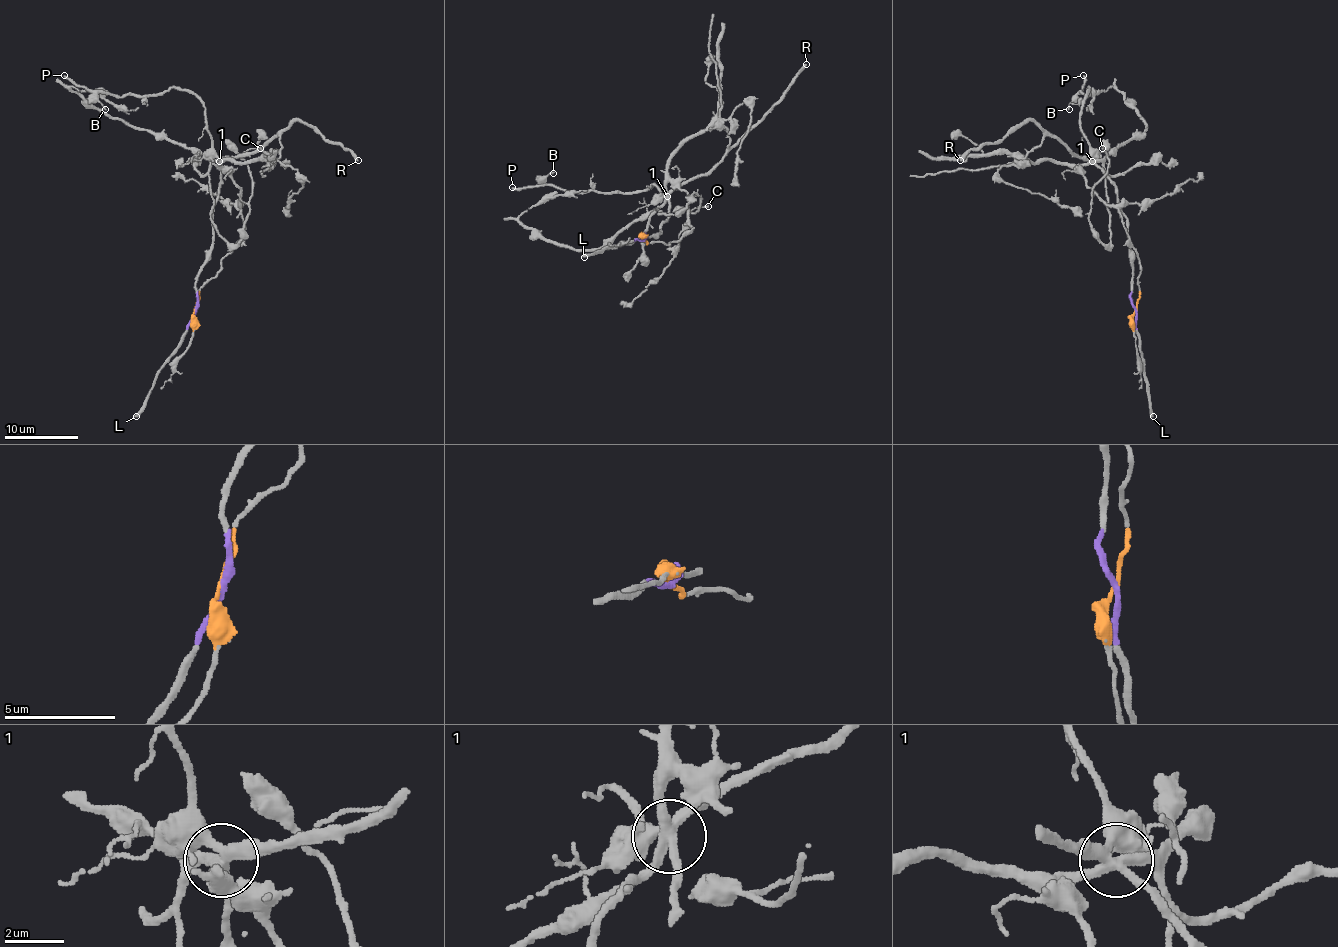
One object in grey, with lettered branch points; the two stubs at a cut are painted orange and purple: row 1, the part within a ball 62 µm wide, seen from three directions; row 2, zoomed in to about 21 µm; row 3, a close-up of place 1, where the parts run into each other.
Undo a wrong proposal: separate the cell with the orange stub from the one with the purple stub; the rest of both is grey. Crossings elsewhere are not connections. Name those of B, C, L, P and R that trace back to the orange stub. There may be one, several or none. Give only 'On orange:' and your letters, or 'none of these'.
On orange: C

